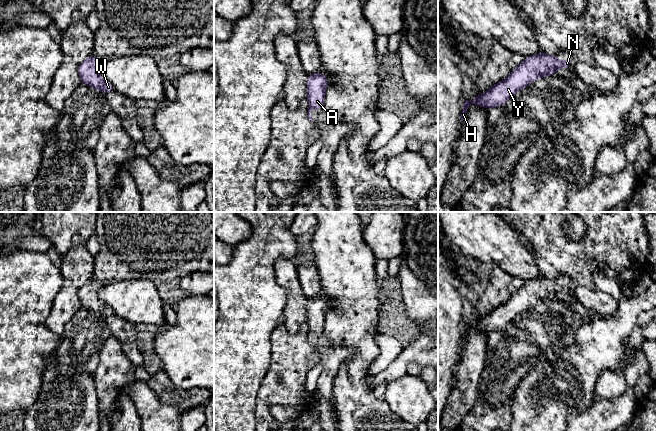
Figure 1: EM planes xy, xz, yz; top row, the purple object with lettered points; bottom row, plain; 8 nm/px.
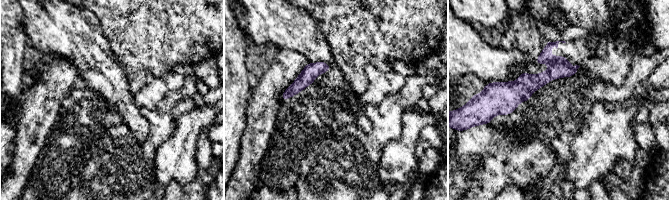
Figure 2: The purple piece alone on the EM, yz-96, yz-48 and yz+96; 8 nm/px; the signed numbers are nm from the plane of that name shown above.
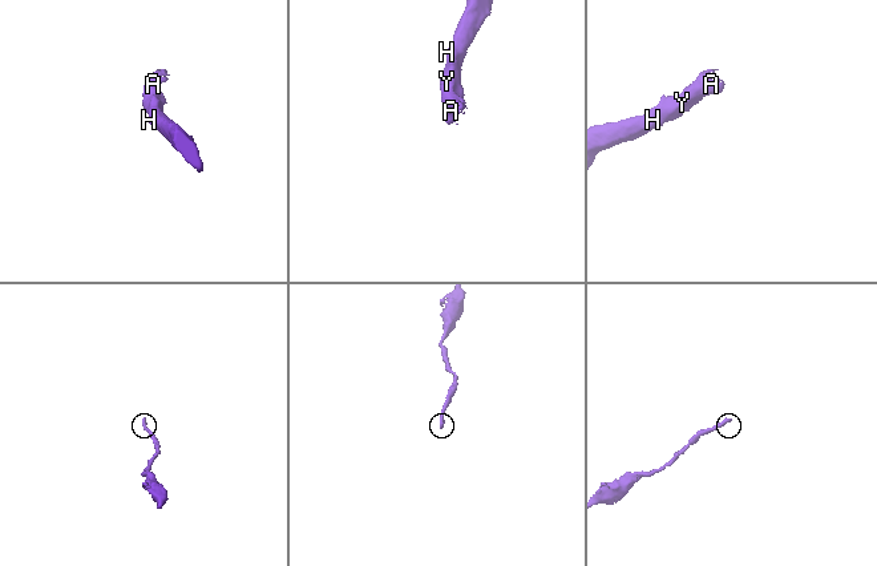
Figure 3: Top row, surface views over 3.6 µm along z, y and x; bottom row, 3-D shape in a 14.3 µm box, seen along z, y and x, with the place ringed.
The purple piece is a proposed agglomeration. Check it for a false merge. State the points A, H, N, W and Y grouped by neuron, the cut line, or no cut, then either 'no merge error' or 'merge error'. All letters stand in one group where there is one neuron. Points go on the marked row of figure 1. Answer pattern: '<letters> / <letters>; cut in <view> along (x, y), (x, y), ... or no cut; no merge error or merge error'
A H N W Y; no cut; no merge error

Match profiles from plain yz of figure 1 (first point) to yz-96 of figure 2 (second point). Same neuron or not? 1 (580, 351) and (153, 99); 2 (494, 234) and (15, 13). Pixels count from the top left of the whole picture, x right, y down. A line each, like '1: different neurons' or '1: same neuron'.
1: different neurons
2: different neurons

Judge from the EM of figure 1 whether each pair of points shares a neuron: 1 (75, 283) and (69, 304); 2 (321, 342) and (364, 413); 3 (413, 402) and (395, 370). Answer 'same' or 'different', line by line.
1: same
2: different
3: different

